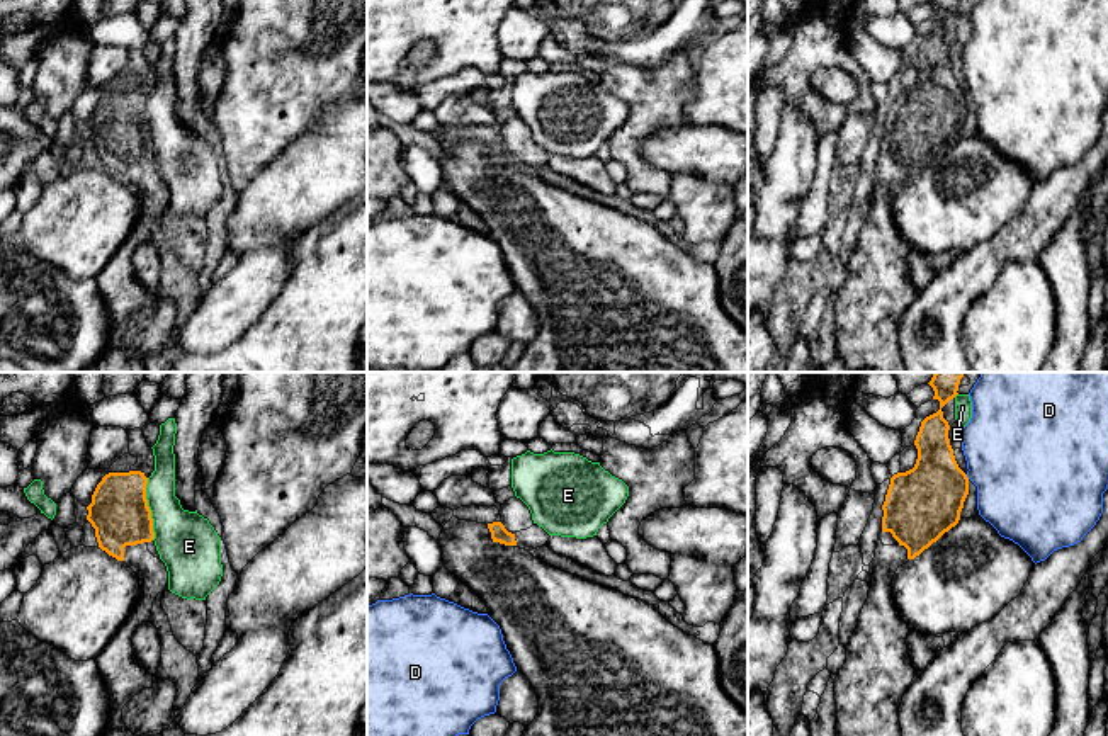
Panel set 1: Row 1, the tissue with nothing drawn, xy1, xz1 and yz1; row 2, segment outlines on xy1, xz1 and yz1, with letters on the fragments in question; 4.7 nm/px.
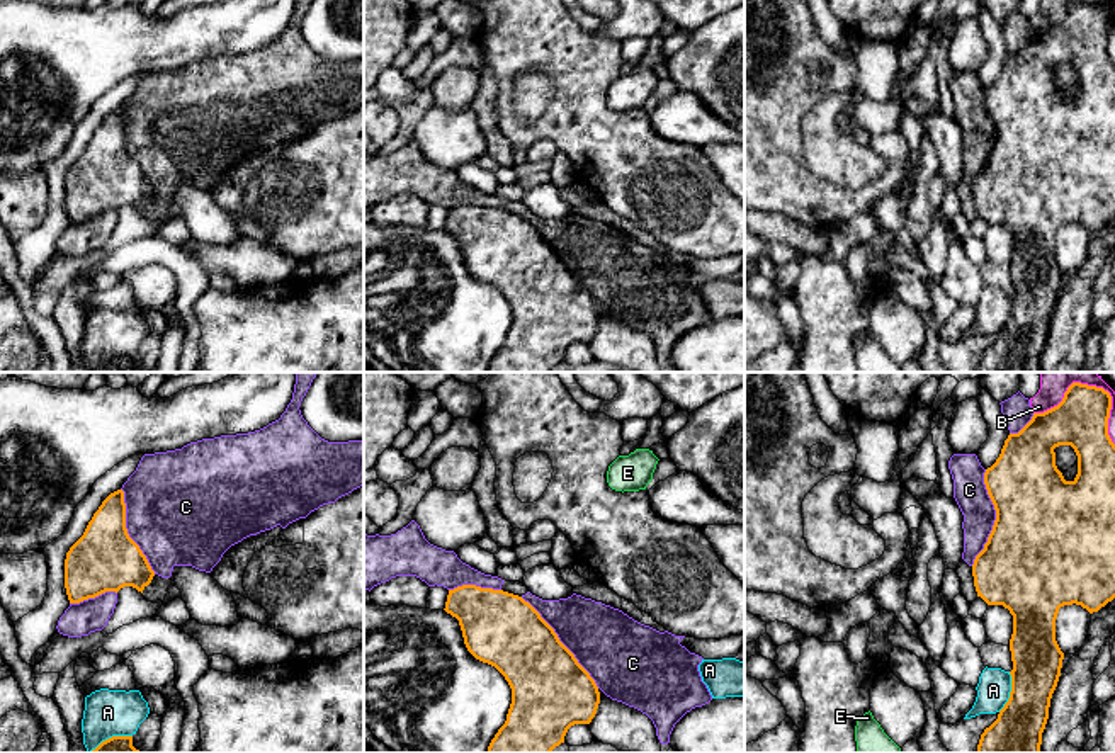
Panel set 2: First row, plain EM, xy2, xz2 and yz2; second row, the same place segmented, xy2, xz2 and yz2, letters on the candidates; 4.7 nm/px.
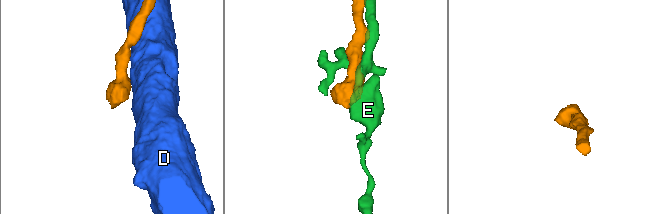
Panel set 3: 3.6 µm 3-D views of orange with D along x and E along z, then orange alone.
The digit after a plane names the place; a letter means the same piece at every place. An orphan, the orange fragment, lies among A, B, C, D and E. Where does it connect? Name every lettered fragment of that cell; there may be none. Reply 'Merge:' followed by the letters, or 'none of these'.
Merge: none of these

